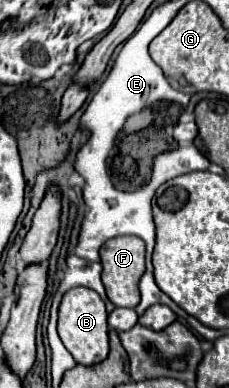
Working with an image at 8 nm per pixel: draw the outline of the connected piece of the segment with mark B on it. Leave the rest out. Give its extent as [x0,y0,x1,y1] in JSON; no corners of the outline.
[57,287,109,365]

